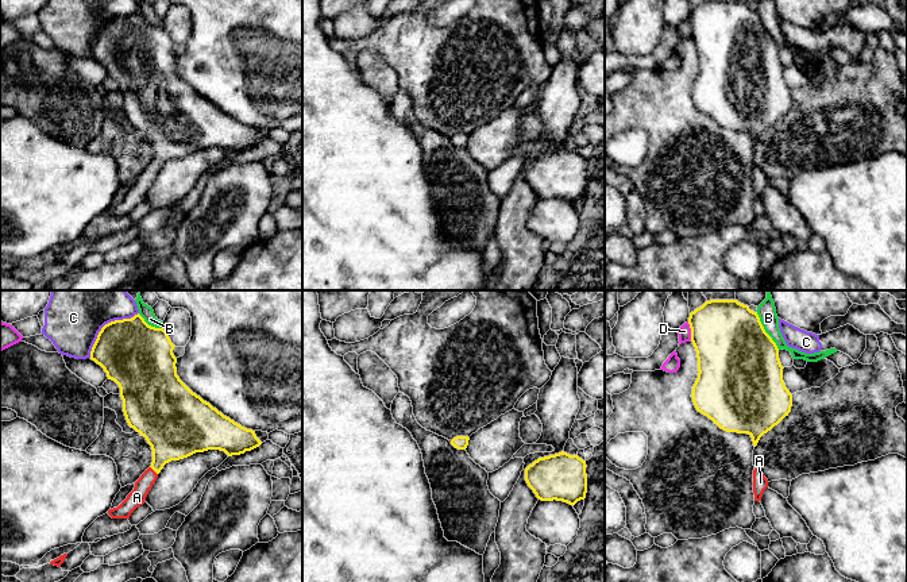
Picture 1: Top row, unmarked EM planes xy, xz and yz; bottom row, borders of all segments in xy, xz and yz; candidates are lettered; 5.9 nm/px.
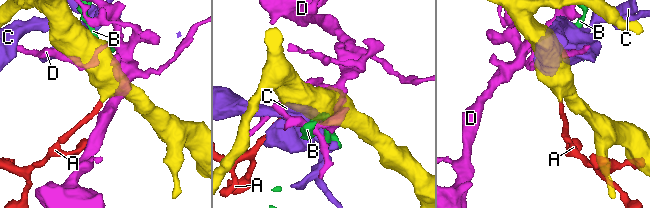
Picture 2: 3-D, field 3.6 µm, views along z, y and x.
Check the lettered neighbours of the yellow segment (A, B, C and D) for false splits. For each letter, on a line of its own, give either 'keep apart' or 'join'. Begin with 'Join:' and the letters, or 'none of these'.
Join: A
A: join
B: keep apart
C: keep apart
D: keep apart

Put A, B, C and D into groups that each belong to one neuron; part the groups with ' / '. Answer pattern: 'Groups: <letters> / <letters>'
Groups: A / B / C / D

